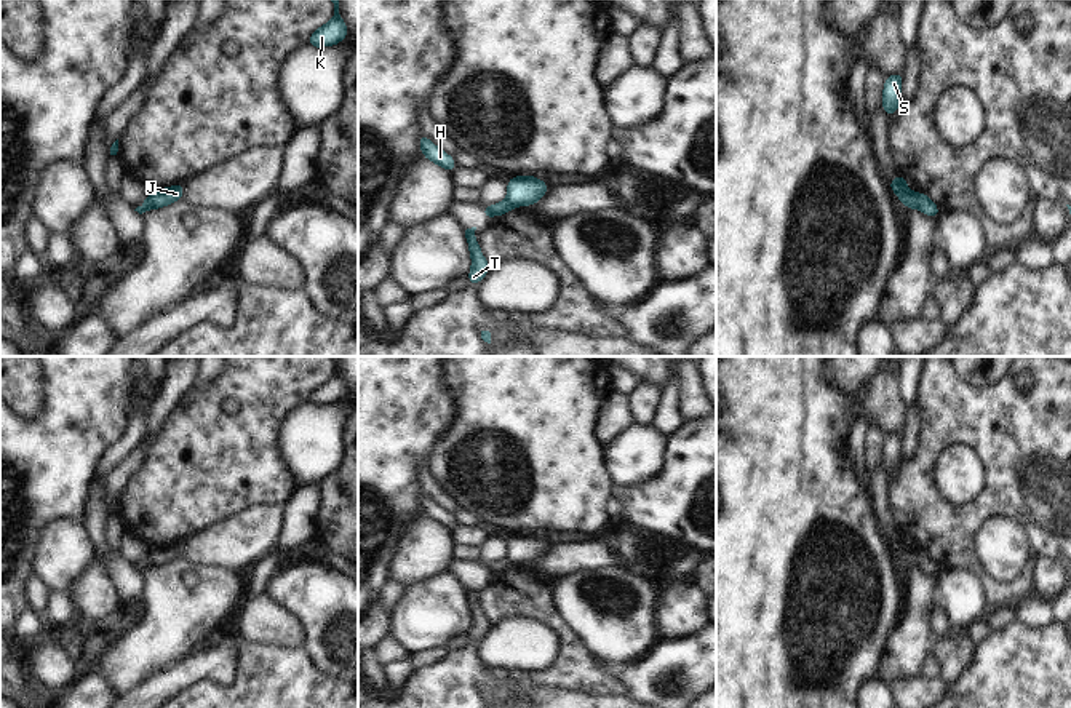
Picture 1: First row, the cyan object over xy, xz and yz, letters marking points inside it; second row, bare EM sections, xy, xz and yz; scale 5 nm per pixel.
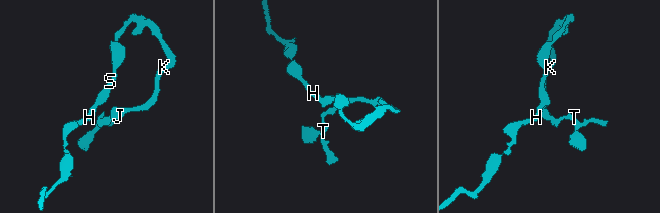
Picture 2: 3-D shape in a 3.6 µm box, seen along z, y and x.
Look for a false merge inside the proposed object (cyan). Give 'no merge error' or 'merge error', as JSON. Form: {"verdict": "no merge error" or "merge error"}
{"verdict": "merge error"}

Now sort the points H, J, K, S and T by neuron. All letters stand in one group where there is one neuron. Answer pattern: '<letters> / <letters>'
H J K S / T

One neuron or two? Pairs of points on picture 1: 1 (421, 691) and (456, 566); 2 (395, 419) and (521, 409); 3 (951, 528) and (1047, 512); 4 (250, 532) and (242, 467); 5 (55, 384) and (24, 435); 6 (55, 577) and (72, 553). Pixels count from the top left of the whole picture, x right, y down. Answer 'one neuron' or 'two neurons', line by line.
1: two neurons
2: two neurons
3: one neuron
4: two neurons
5: one neuron
6: one neuron

